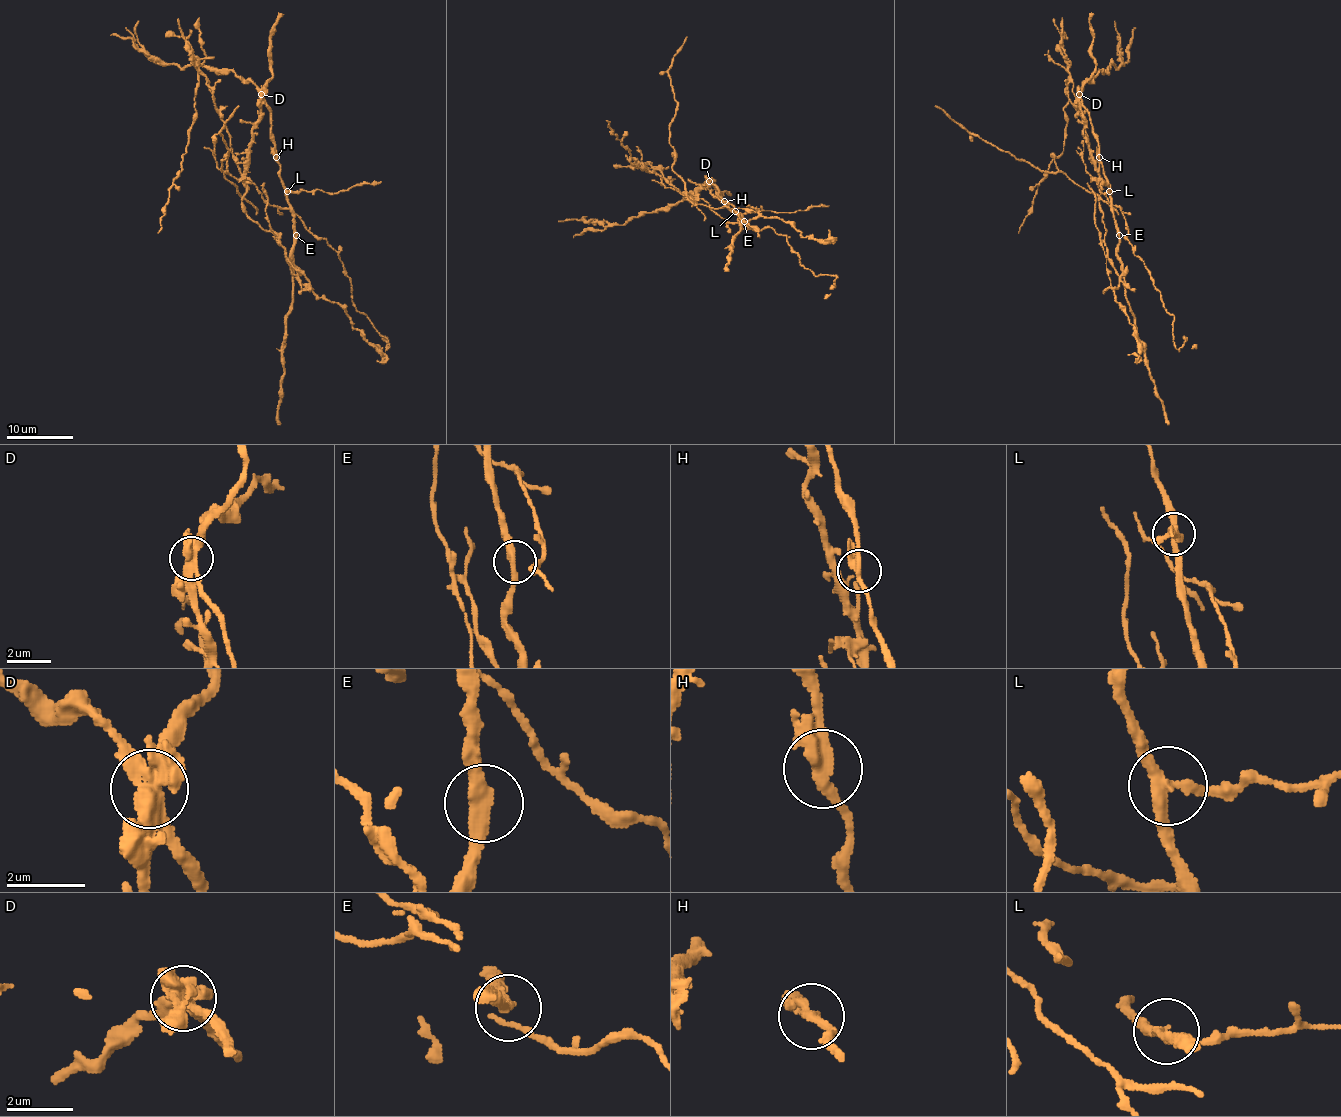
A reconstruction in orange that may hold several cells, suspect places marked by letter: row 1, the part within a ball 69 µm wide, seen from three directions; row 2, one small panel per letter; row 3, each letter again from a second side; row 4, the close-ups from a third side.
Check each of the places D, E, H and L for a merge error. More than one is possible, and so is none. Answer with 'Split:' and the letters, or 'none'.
Split: D, L

